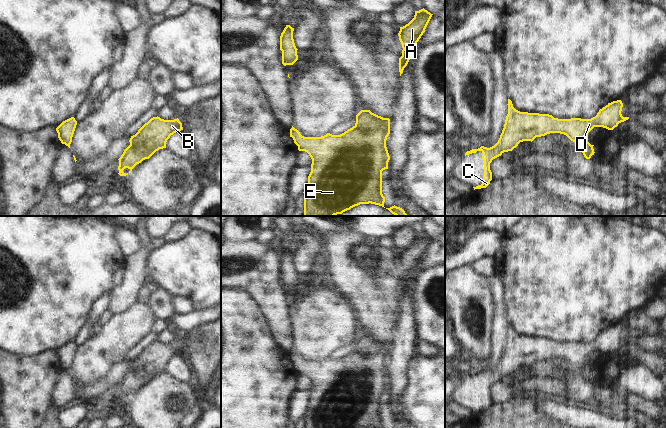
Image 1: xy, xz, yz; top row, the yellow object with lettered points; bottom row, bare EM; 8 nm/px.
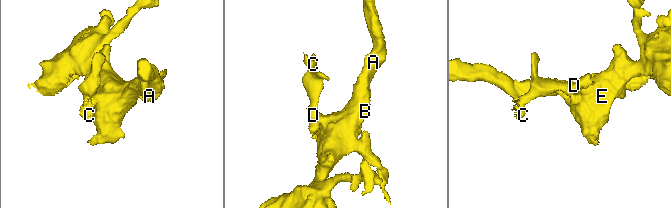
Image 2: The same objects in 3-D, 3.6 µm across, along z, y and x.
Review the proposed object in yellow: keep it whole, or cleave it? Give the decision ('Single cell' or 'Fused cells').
Fused cells

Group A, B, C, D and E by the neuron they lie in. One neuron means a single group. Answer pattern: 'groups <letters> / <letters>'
groups A B E / C D

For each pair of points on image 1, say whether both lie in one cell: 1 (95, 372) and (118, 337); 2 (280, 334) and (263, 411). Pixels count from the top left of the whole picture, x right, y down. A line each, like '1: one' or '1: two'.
1: one
2: two

